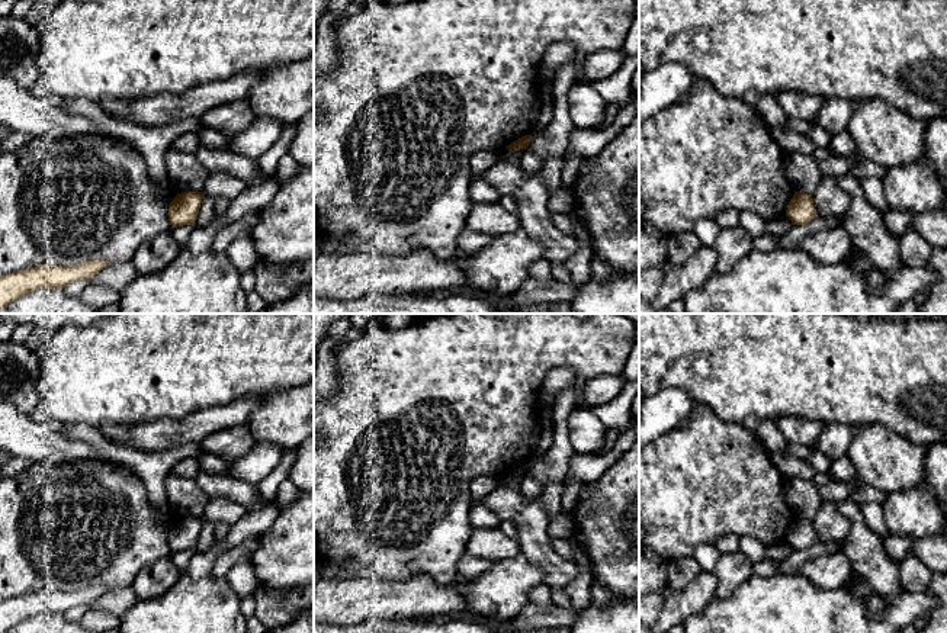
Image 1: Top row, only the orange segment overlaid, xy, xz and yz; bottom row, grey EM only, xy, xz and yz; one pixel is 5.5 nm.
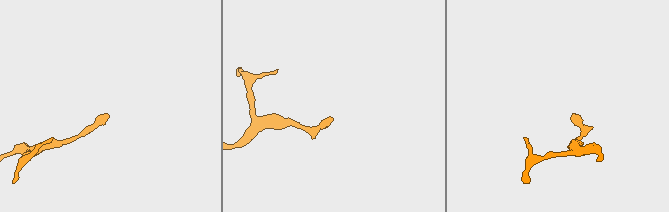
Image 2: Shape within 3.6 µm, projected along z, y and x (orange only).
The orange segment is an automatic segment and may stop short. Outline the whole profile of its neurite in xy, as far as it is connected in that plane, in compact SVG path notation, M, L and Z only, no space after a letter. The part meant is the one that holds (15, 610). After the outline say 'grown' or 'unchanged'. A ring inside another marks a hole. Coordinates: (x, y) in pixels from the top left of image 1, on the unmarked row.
M99 584L76 591L46 591L19 595L0 603L0 633L39 614L64 614L76 605L90 605L110 588Z; unchanged

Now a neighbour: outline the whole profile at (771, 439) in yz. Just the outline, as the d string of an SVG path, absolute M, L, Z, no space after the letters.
M763 420L752 424L755 433L761 441L761 444L776 453L787 452L787 441L784 440L783 434L780 433L776 421Z

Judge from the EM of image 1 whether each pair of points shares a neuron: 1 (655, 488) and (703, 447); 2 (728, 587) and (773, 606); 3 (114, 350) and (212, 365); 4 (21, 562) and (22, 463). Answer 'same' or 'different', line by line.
1: same
2: different
3: same
4: different

